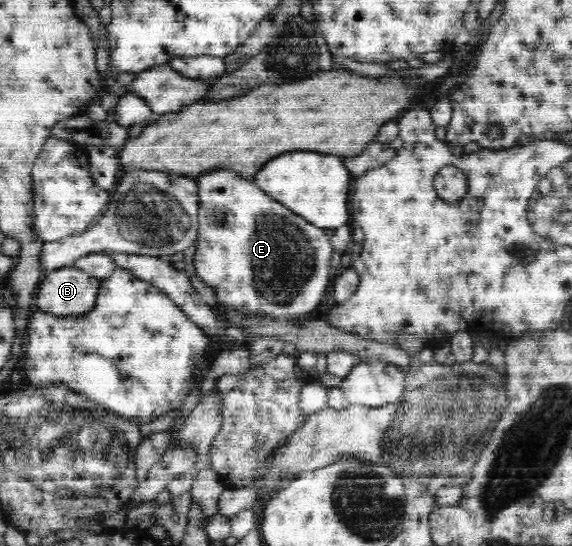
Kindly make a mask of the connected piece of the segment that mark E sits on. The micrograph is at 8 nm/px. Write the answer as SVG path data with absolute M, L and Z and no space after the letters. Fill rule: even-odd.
M216 168L208 169L207 172L200 174L198 180L198 188L200 188L200 232L198 232L198 252L194 256L193 264L196 266L195 271L197 275L208 284L212 286L212 290L216 292L216 300L224 303L226 307L236 309L242 315L254 315L256 319L278 319L286 320L286 318L294 318L300 314L308 314L312 312L324 298L326 290L328 290L328 278L330 278L330 258L332 258L332 244L330 243L330 236L324 233L324 229L310 224L305 218L298 214L294 214L284 204L280 204L271 196L268 196L261 188L257 187L256 182L252 182L250 177L238 176L230 168Z

